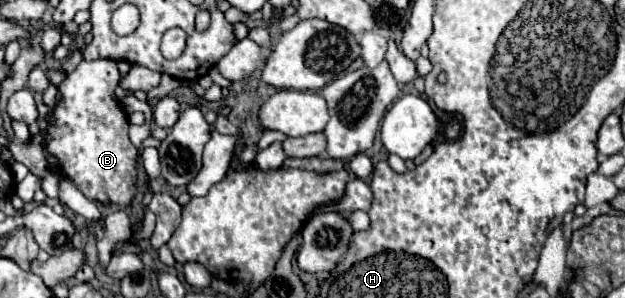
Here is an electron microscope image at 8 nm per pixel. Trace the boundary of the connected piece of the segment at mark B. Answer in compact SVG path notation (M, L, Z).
M96 59L96 61L82 61L66 79L58 85L60 101L56 107L44 115L42 119L48 123L46 129L40 129L38 121L30 123L30 135L42 135L46 139L46 151L50 157L58 161L60 173L68 177L90 201L98 201L102 205L118 205L118 207L130 207L132 199L136 197L136 161L138 161L138 149L132 145L128 137L128 117L124 109L120 107L120 101L114 97L114 89L120 83L120 71L116 61L110 59Z

